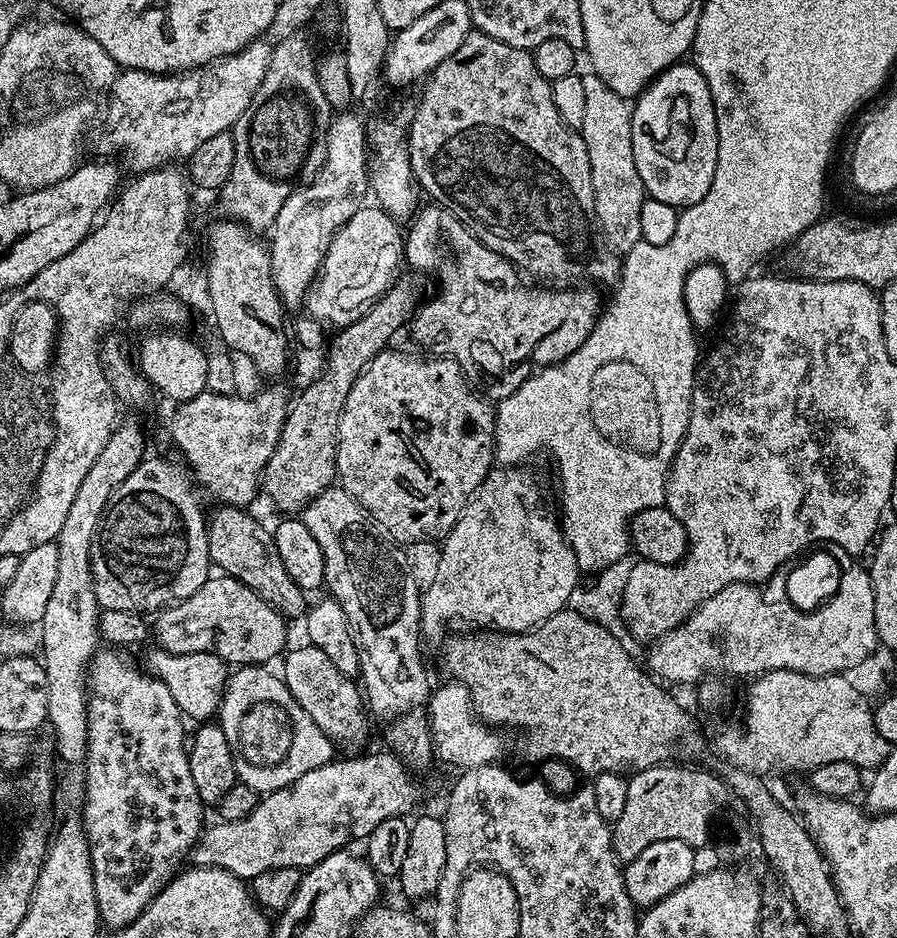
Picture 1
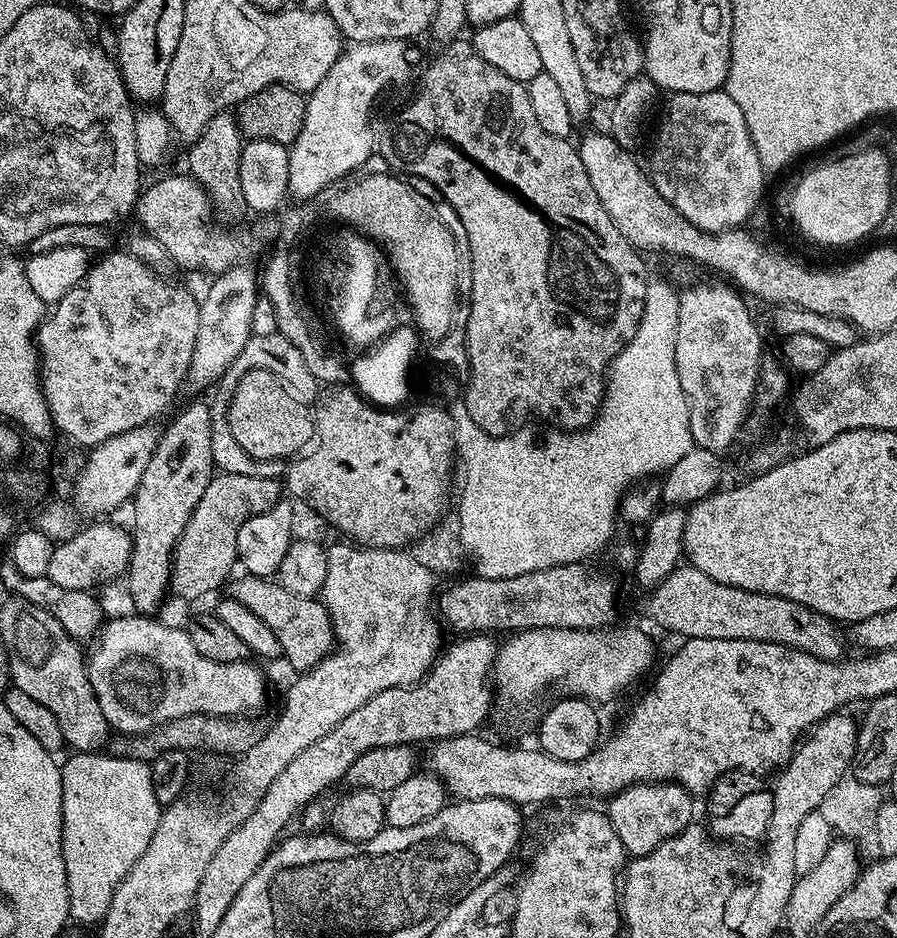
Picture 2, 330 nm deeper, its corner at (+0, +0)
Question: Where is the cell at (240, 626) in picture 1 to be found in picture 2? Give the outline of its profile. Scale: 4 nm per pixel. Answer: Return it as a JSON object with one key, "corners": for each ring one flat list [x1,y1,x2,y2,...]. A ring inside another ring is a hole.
{"corners":[[247,574,241,577,241,580,231,581,231,599,246,606,253,614,258,614,258,618,262,618,262,622,274,630,274,638,278,638,283,659,288,659,293,673,309,672,315,664,322,662,322,658,328,656,334,647,336,635,323,600,315,596,290,594,290,590,272,578]]}

